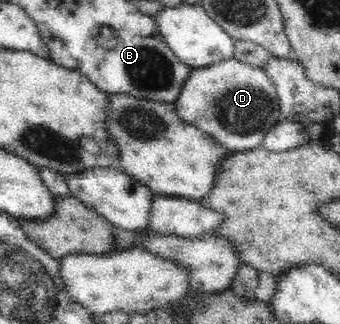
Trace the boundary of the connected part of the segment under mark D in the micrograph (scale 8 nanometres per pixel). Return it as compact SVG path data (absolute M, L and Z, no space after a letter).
M234 57L194 69L181 86L174 109L180 120L193 124L230 151L260 147L262 139L281 120L276 84L264 68L238 62Z

